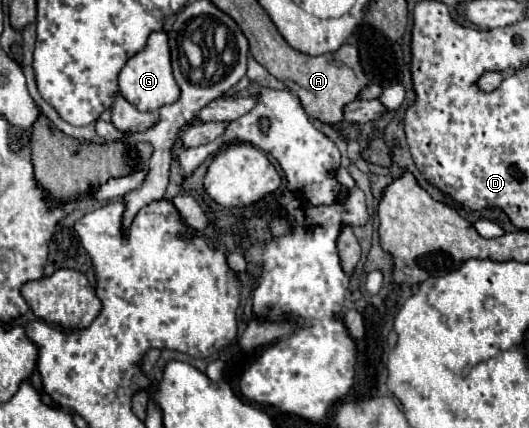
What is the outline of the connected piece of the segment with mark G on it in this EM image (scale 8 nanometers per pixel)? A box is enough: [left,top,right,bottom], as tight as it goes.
[119,31,179,111]

